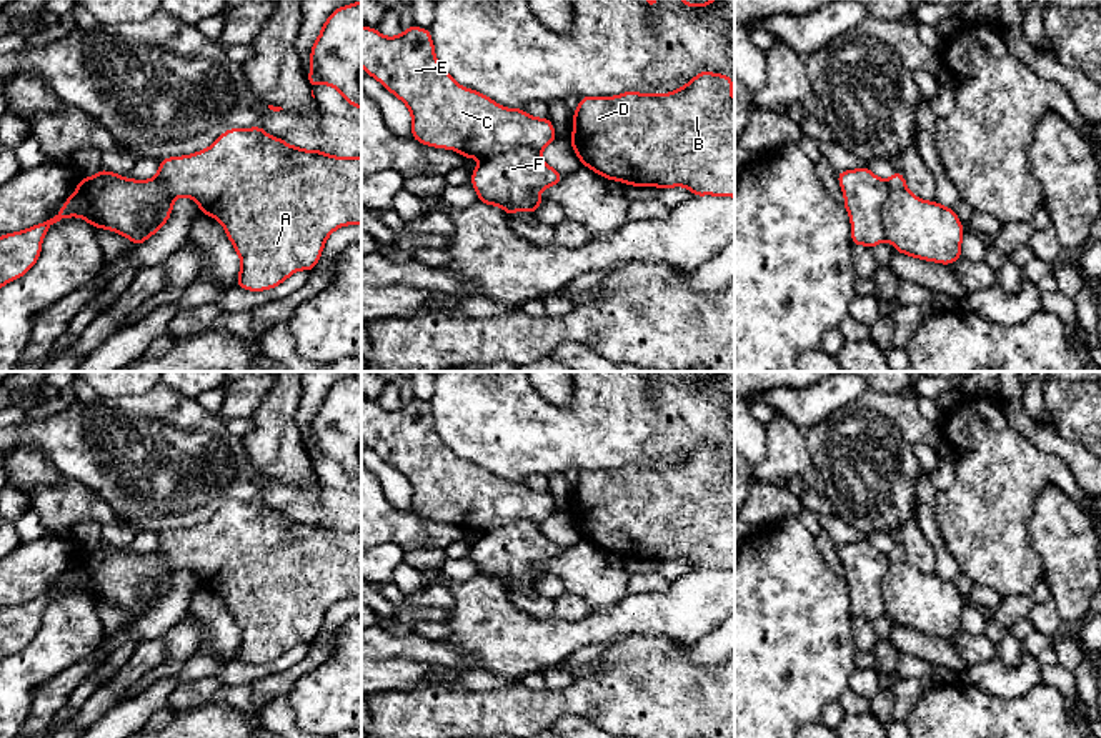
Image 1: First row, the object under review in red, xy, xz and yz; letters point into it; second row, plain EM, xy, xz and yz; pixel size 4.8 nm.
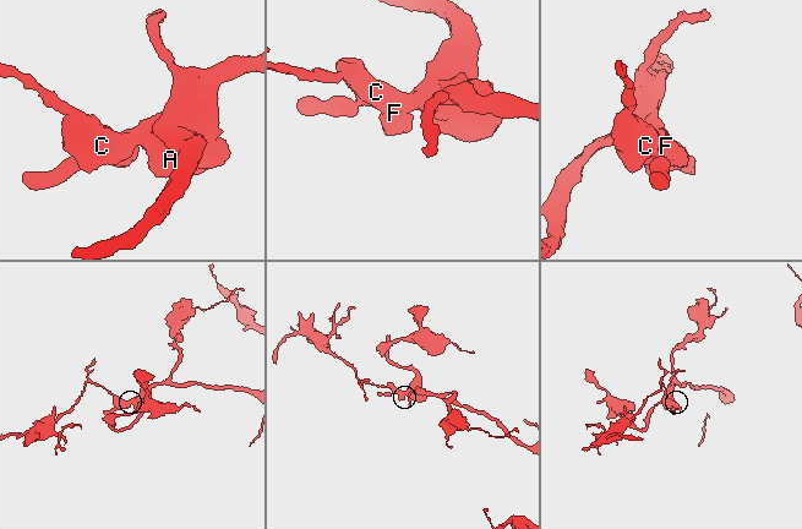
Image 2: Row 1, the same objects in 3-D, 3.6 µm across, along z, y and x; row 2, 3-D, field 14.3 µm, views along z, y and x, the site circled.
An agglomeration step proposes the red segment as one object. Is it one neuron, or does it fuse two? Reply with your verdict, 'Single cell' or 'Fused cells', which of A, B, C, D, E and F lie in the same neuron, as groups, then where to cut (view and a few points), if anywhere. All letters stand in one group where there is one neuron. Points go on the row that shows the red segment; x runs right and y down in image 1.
Fused cells. Groups: A B D F / C E. Split along xz (540, 150), (515, 147), (482, 160)

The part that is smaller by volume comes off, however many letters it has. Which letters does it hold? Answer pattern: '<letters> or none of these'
C, E

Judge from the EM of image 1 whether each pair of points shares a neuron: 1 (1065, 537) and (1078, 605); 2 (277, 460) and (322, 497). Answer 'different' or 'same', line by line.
1: same
2: different

